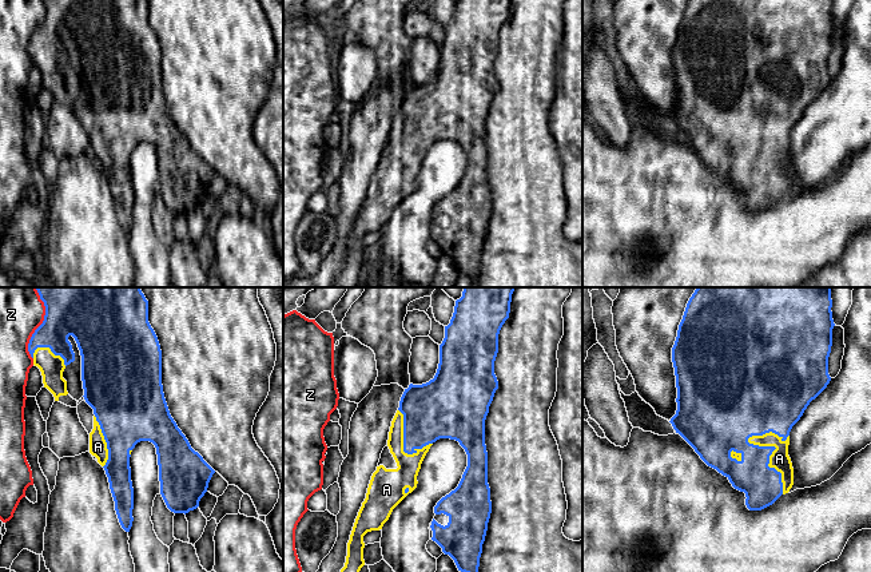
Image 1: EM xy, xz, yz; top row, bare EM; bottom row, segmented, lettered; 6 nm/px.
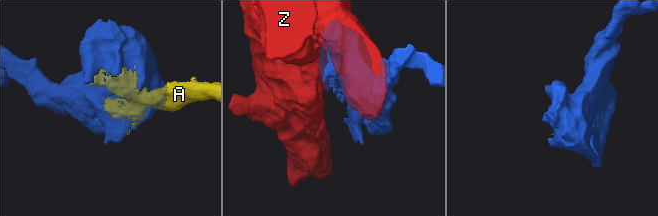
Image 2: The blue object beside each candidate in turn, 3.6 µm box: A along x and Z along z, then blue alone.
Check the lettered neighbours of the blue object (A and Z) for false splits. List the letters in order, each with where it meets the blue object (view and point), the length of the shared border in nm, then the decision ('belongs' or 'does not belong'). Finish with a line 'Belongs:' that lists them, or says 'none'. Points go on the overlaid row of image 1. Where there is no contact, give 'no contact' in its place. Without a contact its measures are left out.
A: yz (768, 457) | 400 nm | belongs
Z: xy (42, 324) | 440 nm | does not belong
Belongs: A

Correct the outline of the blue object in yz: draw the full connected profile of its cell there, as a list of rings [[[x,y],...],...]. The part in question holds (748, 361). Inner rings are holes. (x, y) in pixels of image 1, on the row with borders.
[[[697,287],[689,298],[677,337],[672,347],[672,362],[677,388],[677,410],[671,424],[711,468],[725,476],[732,486],[745,493],[749,511],[761,511],[772,505],[794,485],[794,468],[788,456],[790,432],[804,410],[830,384],[828,357],[832,346],[832,299],[831,287]]]

